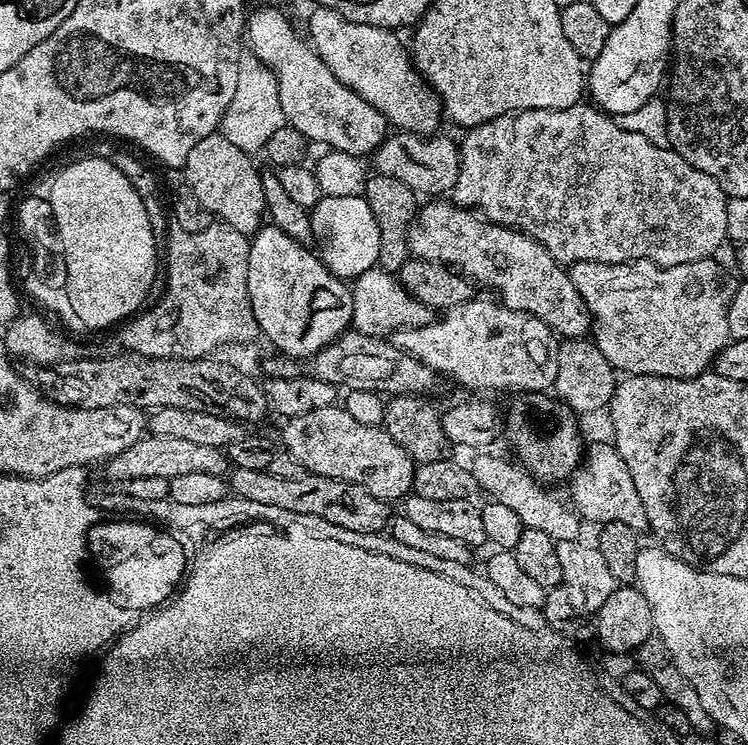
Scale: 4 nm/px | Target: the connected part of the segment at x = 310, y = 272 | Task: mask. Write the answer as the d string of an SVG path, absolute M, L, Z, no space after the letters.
M264 226L250 240L250 262L248 263L248 293L254 310L254 318L258 322L263 339L268 339L273 344L275 351L280 354L296 354L299 348L315 350L323 345L329 344L336 339L341 332L345 331L352 323L352 289L343 279L336 277L329 271L328 267L321 262L319 255L311 247L303 248L292 236L287 236L283 227Z

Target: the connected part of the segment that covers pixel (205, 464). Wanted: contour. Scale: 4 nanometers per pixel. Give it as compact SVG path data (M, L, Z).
M145 434L129 449L107 461L108 476L112 480L127 482L136 478L161 477L176 482L179 476L220 476L229 471L230 461L225 449L202 446L183 438L169 438Z

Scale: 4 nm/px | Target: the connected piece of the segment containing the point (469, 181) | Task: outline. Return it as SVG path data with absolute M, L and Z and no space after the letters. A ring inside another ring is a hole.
M581 102L569 108L525 108L518 112L508 112L493 120L487 120L476 128L469 128L463 133L464 141L459 141L460 169L456 171L456 180L450 189L450 200L453 205L464 210L475 210L491 224L502 228L517 228L531 240L536 240L547 250L561 266L571 266L582 262L599 264L626 264L629 260L649 260L666 266L682 266L686 262L706 260L715 257L716 251L728 240L726 230L726 210L729 197L724 195L710 174L702 174L686 158L682 158L671 146L655 144L640 133L620 128L619 123L609 113Z

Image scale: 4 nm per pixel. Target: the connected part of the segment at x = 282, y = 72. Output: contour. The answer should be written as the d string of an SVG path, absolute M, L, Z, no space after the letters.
M260 8L253 16L251 13L246 20L246 40L249 45L252 43L251 55L275 73L278 97L281 98L285 121L300 131L309 142L321 140L322 143L328 144L324 146L329 149L360 158L363 157L363 152L365 154L375 152L384 141L386 121L383 115L360 99L358 93L352 92L346 85L343 85L327 68L326 62L307 43L306 45L296 44L296 32L292 29L291 22L278 9Z

